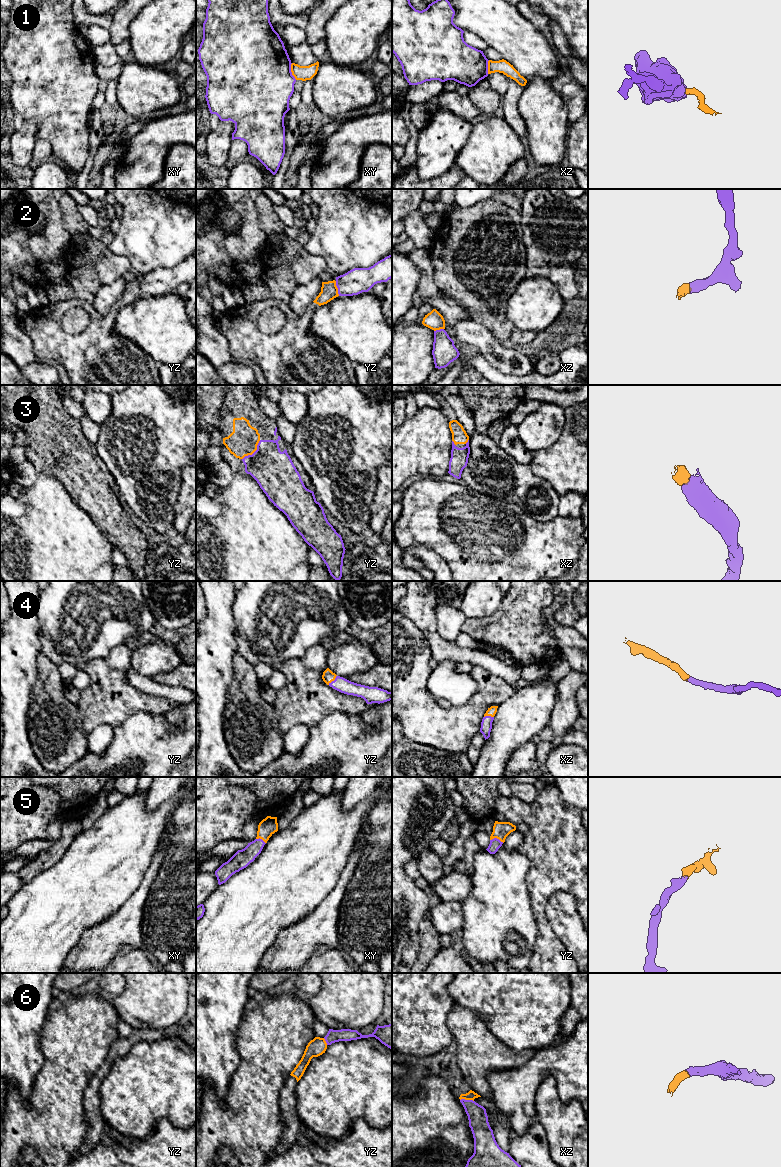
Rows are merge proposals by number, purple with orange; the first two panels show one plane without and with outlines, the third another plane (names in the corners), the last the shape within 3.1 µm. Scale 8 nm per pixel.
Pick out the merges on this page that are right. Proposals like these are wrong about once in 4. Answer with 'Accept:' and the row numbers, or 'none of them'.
Accept: 2, 3, 4, 5, 6

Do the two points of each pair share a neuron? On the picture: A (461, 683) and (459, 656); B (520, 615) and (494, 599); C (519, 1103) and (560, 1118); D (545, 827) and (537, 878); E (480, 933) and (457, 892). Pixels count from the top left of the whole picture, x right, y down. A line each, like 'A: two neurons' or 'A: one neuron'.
A: two neurons
B: two neurons
C: two neurons
D: one neuron
E: two neurons

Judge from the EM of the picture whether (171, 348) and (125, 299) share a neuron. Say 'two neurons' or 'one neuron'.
two neurons

